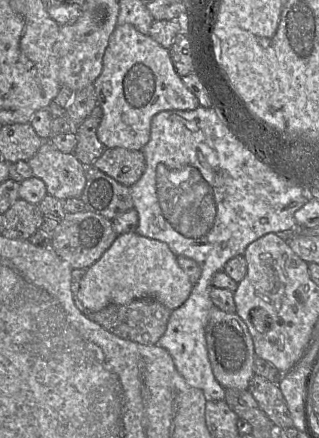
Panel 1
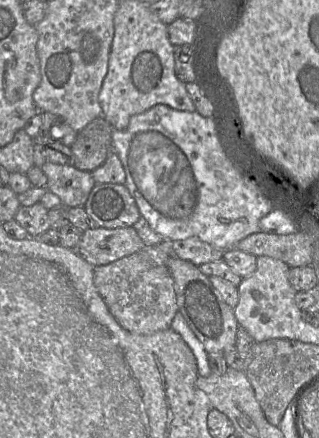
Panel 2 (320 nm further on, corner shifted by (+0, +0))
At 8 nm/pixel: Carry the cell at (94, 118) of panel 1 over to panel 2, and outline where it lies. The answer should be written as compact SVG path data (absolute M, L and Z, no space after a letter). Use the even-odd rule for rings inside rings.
M97 117L78 132L71 146L72 165L92 172L112 153L112 126L103 117Z

